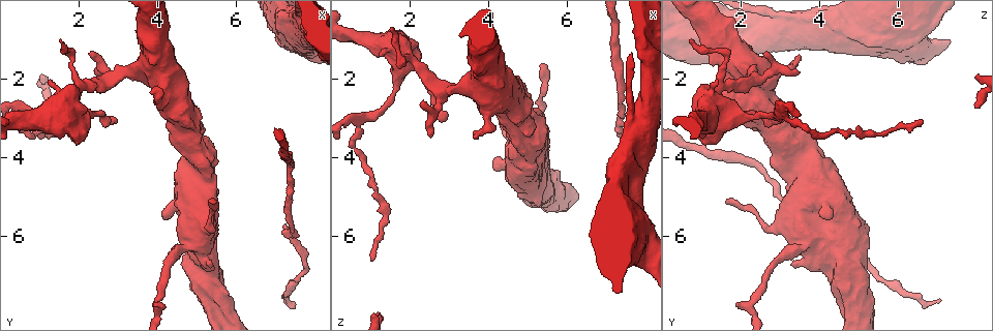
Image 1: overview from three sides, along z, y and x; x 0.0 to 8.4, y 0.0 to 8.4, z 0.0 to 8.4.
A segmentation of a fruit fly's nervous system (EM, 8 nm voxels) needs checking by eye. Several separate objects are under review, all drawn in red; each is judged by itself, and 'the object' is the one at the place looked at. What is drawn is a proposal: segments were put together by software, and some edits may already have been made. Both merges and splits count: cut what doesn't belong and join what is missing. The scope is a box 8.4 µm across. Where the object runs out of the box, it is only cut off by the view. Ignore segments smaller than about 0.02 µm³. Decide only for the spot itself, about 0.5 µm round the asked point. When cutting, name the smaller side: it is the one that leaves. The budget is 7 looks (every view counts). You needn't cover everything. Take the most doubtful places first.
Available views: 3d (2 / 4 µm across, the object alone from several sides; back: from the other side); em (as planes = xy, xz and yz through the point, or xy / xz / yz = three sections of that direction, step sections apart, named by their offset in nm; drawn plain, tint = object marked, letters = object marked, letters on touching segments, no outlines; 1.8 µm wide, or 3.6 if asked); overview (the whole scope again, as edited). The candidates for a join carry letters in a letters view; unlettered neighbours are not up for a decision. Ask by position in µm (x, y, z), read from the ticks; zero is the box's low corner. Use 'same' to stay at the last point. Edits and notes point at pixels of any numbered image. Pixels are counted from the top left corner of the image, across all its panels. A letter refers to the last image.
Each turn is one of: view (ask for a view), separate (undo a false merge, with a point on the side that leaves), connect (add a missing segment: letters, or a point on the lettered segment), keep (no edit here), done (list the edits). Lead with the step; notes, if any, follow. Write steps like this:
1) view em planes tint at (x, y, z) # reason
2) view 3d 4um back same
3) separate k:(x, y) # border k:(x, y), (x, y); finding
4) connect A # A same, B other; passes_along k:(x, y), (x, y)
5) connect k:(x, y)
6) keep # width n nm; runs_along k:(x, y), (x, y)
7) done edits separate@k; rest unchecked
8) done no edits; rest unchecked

view em planes letters at (7.30, 7.60, 7.10) # branch stops here

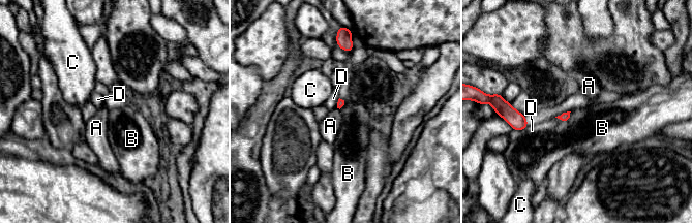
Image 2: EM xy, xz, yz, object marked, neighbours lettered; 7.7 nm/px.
keep # A other, B other, C other, D other; border 2:(571, 112), (566, 120), (560, 120); no lettered segment goes on from it

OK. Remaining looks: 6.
view em 3.6um planes letters at (7.70, 0.60, 3.05) # side arm on a straight run

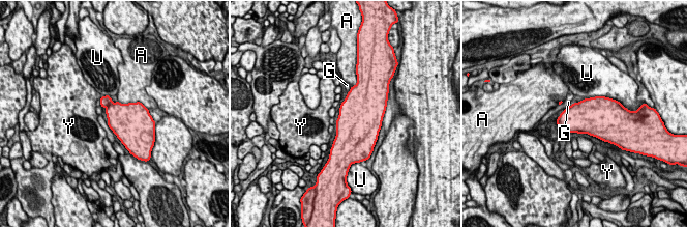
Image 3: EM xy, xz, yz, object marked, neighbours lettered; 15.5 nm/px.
separate 3:(105, 101) # A other, G other, U other, Y other; border 3:(111, 102), (107, 107); two neurons meet here

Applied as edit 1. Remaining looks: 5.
view overview

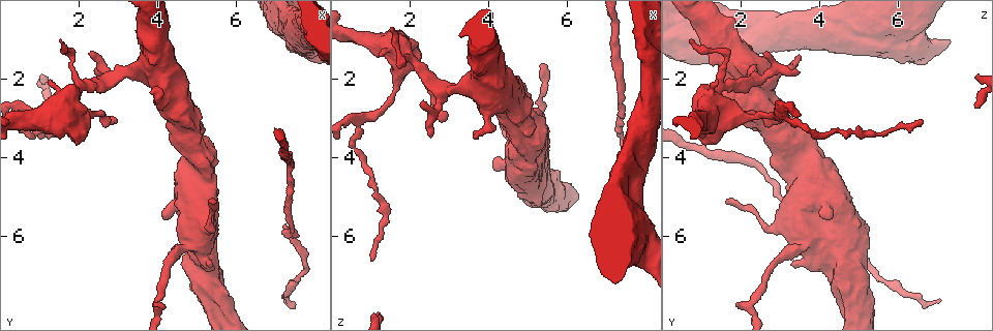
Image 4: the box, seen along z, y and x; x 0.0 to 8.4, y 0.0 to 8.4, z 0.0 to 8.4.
view 3d 4um at (5.30, 5.80, 2.85) # sudden change in width

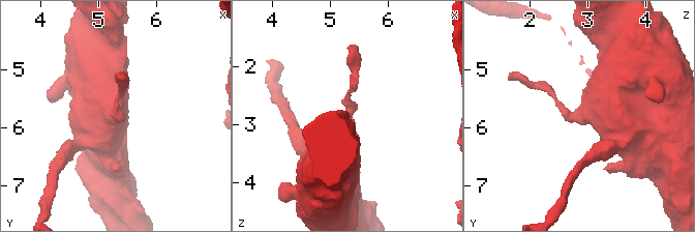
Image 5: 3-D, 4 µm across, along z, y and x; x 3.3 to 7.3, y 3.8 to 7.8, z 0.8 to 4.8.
view em 3.6um yz step 4 tint at (5.30, 5.80, 2.80) # now the EM

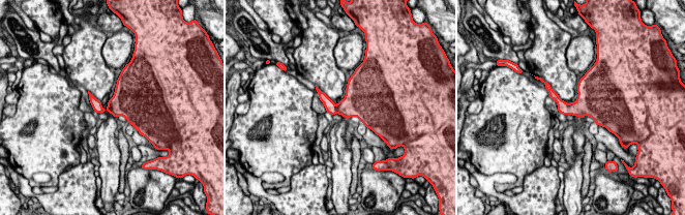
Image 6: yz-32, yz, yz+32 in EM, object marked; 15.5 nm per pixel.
view em 3.6um planes letters same

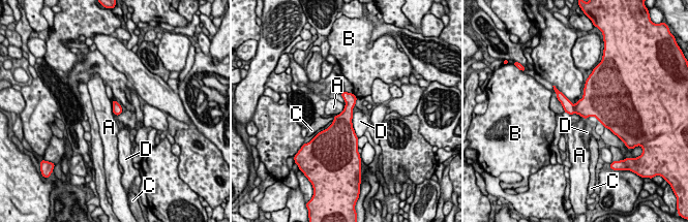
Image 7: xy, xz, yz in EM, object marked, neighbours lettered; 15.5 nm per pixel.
keep # A other, B other, C other, D other; border 7:(346, 103), (342, 110), (334, 116); continuous, no second neuron

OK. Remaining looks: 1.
done edits separate@3; rest unchecked

